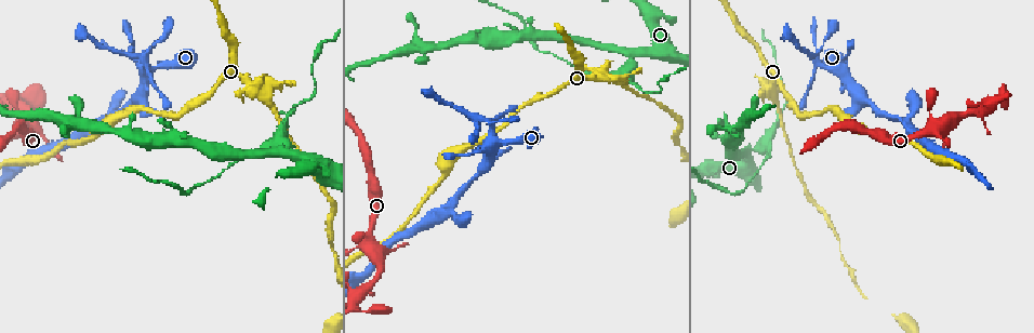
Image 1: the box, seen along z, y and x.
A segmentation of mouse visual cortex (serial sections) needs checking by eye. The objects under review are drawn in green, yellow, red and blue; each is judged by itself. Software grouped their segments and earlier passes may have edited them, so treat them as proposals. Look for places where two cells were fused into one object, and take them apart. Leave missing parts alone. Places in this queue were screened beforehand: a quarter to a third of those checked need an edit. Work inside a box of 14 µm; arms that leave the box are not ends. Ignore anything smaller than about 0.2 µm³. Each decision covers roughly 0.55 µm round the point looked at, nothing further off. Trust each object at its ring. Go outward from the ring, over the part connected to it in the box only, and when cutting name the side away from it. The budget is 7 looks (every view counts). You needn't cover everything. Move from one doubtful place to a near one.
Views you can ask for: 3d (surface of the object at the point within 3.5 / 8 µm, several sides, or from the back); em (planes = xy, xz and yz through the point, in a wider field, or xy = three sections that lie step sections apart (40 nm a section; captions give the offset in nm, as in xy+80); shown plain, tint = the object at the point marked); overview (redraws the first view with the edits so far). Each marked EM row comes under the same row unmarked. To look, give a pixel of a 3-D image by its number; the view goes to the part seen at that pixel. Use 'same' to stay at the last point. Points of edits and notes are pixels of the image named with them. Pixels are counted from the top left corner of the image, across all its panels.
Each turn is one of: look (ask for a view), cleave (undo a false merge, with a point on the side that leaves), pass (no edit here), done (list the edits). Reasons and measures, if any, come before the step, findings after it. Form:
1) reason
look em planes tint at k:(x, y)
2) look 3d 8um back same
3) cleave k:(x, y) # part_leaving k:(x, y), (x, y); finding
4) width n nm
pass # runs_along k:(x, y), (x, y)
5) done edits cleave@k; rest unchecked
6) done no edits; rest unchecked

narrows sharply
look 3d 3.5um at 1:(287, 153)

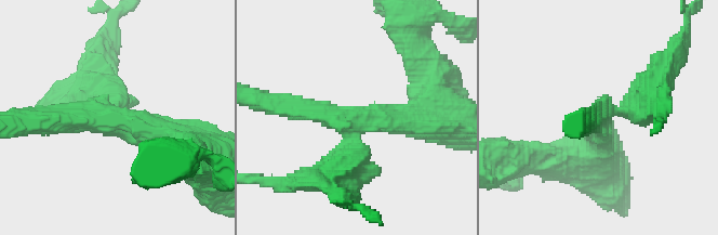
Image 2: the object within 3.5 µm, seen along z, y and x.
arms 3
cleave 2:(362, 165) # part_leaving 2:(351, 139), (342, 166), (279, 183); a second cell is stuck on

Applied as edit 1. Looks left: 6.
look 3d 3.5um at 1:(597, 80)

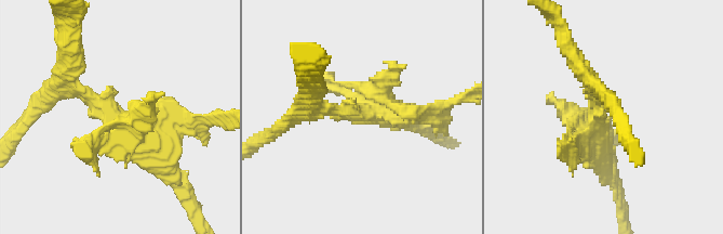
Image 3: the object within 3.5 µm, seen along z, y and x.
need the tissue
look em xy step 3 tint at 3:(364, 111)

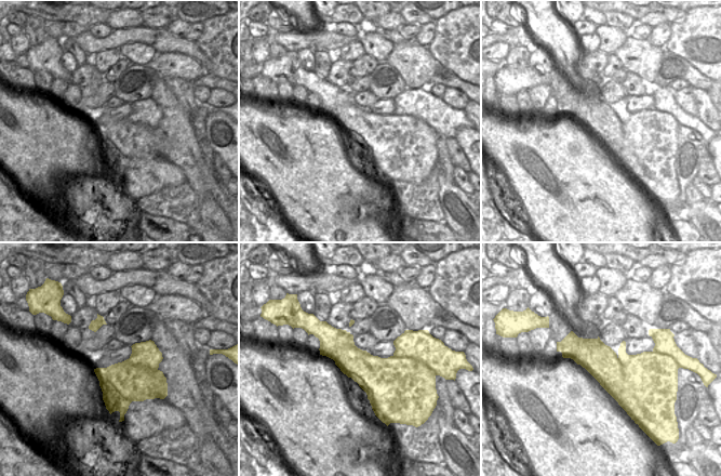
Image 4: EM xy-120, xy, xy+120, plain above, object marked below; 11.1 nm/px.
cleave 3:(142, 106) # border 4:(157, 368), (128, 367), (103, 394); a second cell is stuck on

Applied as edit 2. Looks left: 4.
look overview

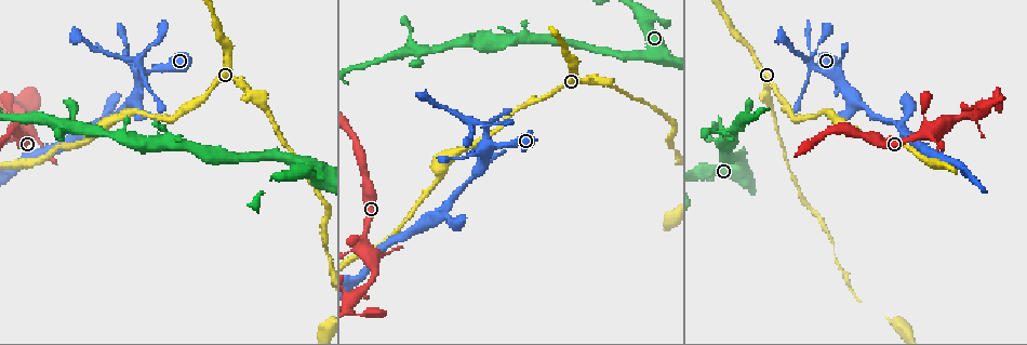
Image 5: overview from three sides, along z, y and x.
look 3d 3.5um at 5:(829, 73)

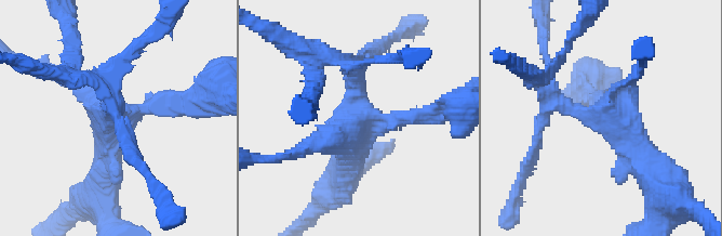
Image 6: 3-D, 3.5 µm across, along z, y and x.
look em xy step 3 tint at 6:(365, 118)

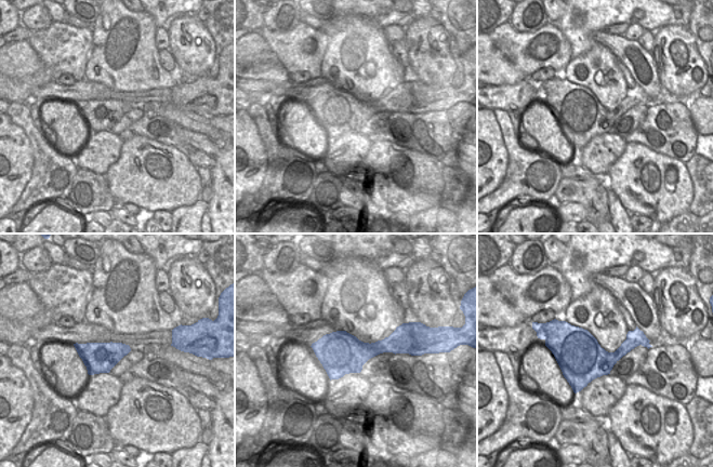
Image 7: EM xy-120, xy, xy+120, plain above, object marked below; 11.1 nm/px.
width 480 nm
pass # runs_along 6:(194, 100), (110, 117), (107, 160); one cell here

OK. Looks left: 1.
done edits cleave@2, cleave@3; rest unchecked

